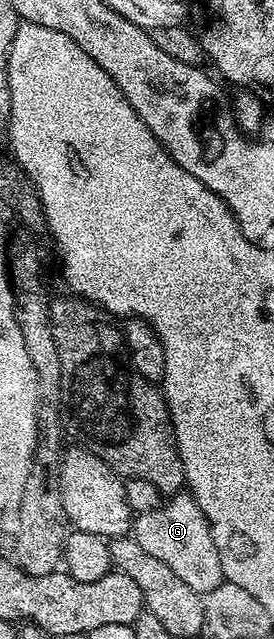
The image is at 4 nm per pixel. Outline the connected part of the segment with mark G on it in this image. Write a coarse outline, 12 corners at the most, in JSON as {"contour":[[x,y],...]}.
{"contour":[[188,491],[136,514],[131,536],[200,595],[225,581]]}

